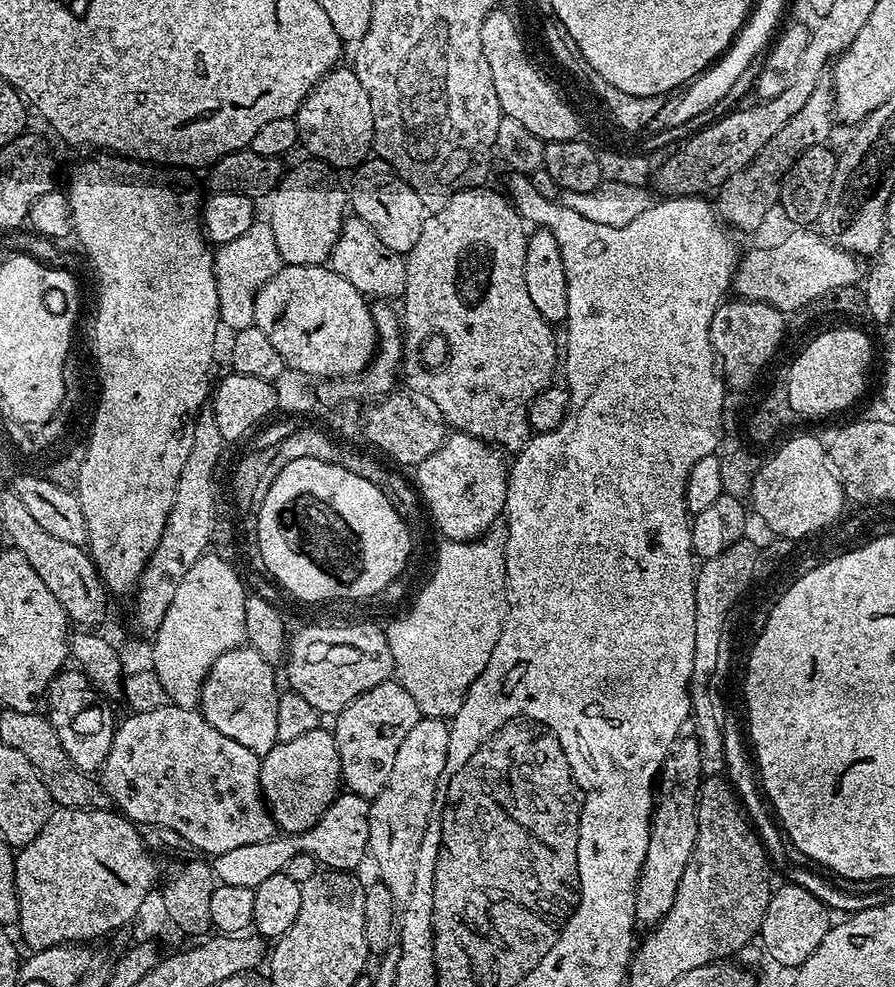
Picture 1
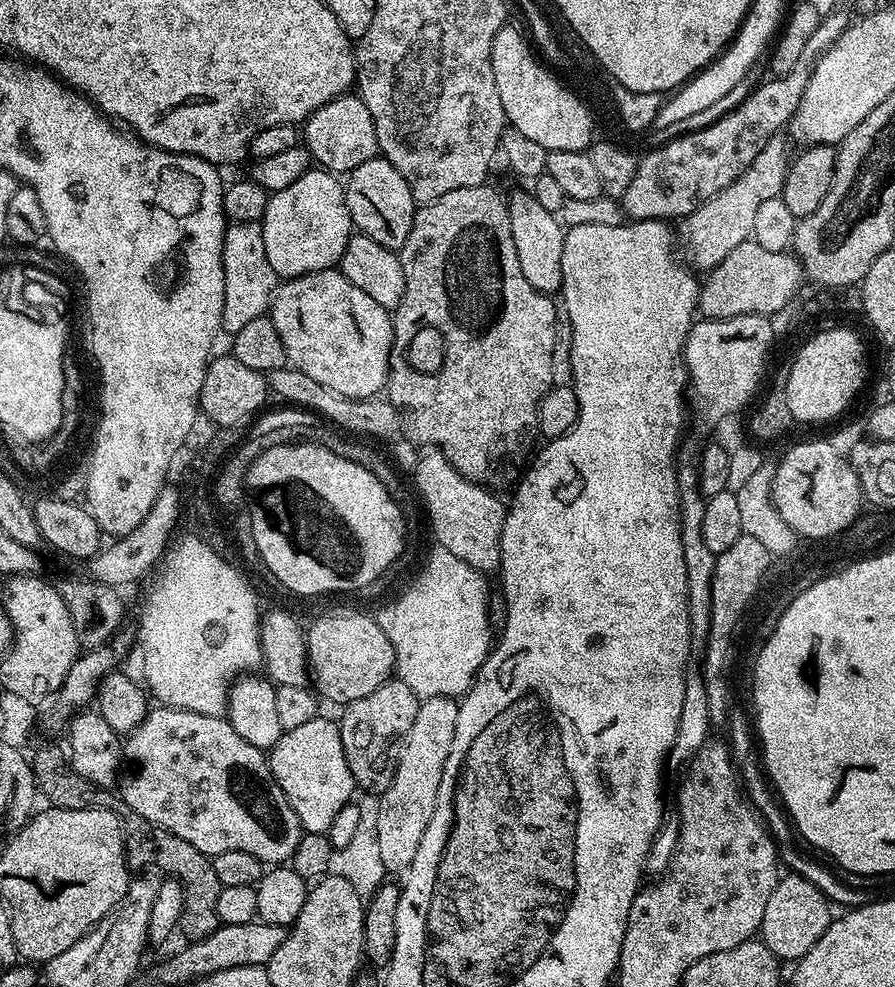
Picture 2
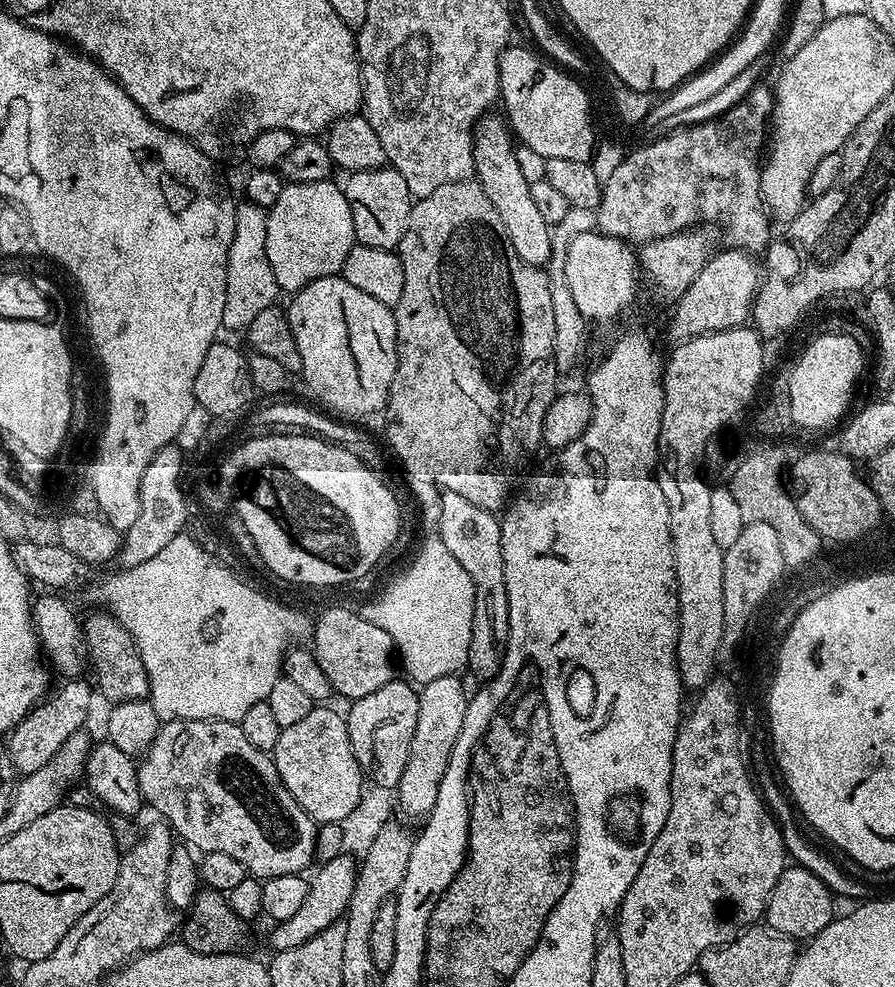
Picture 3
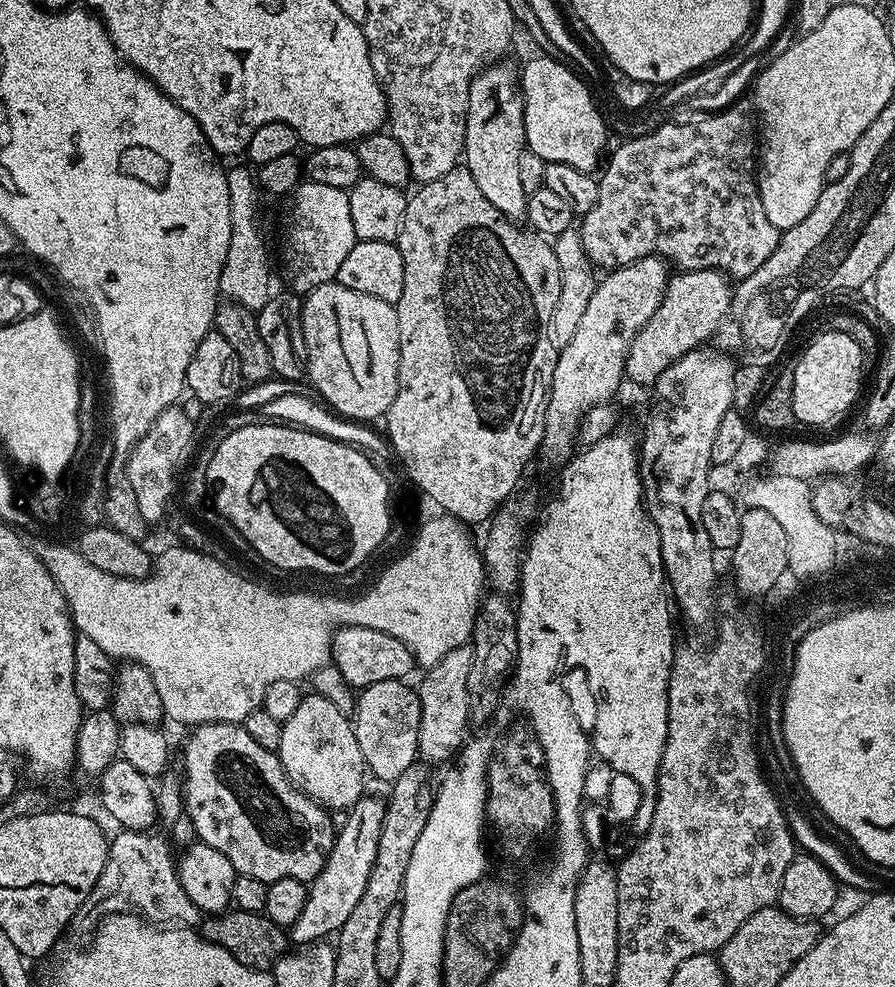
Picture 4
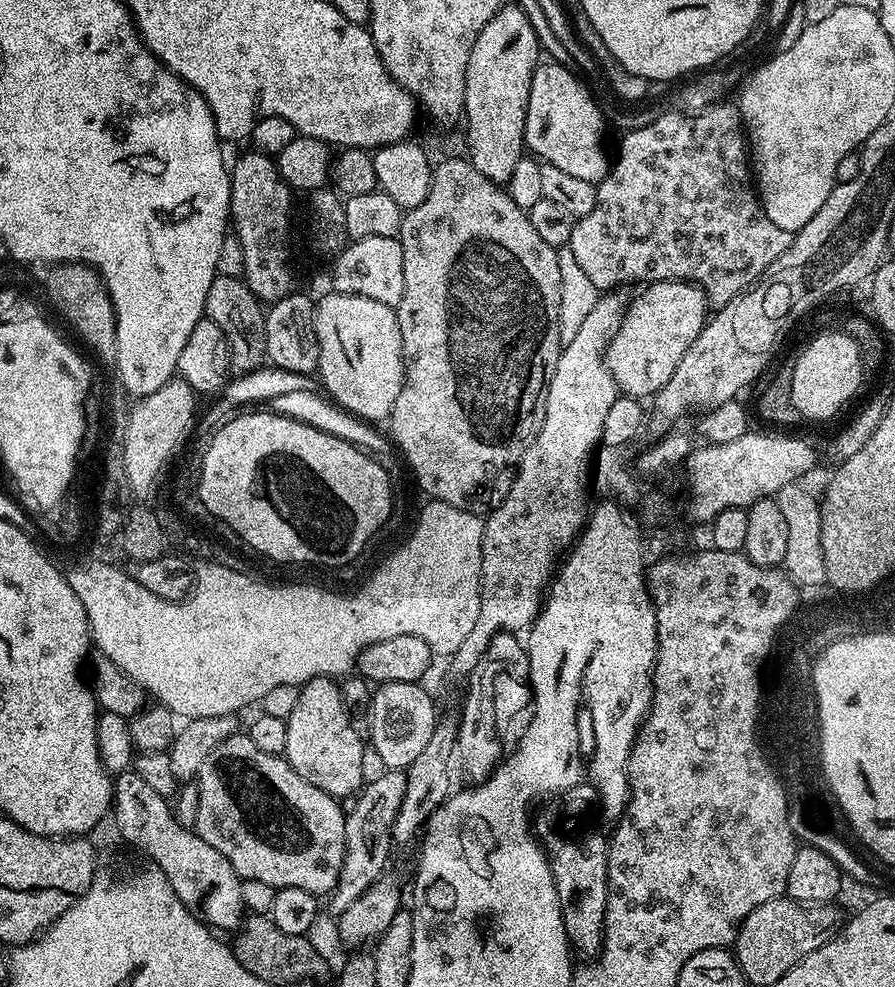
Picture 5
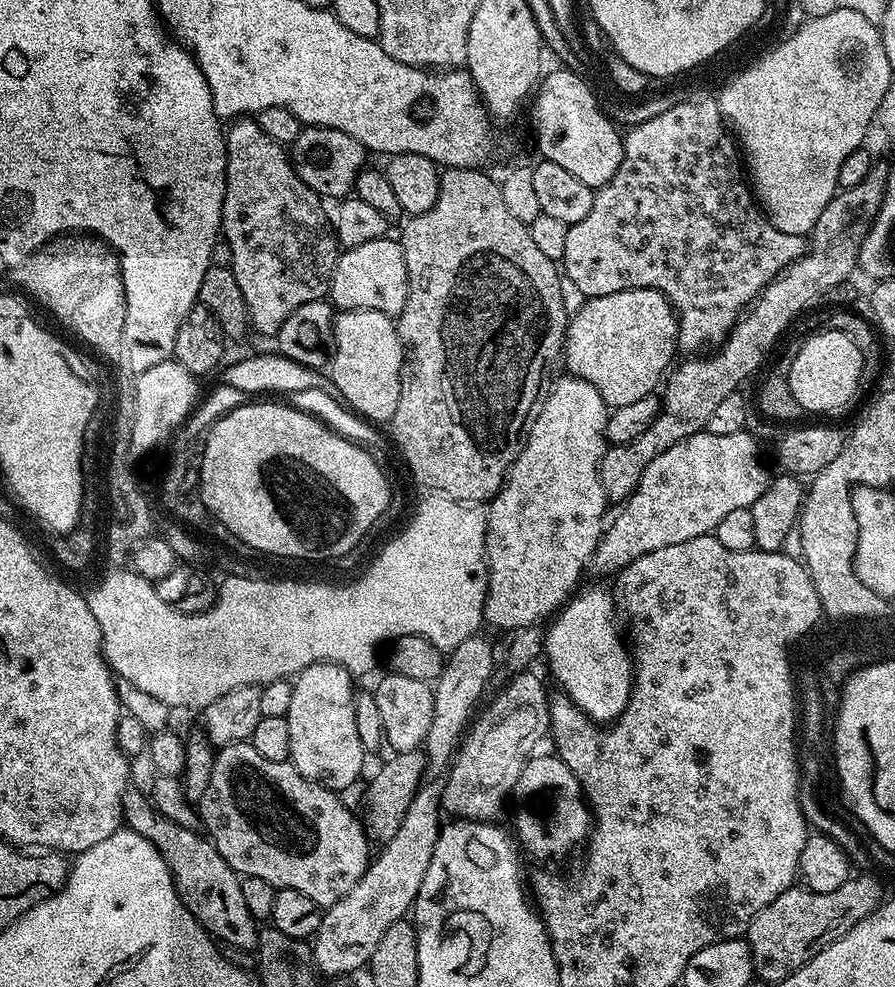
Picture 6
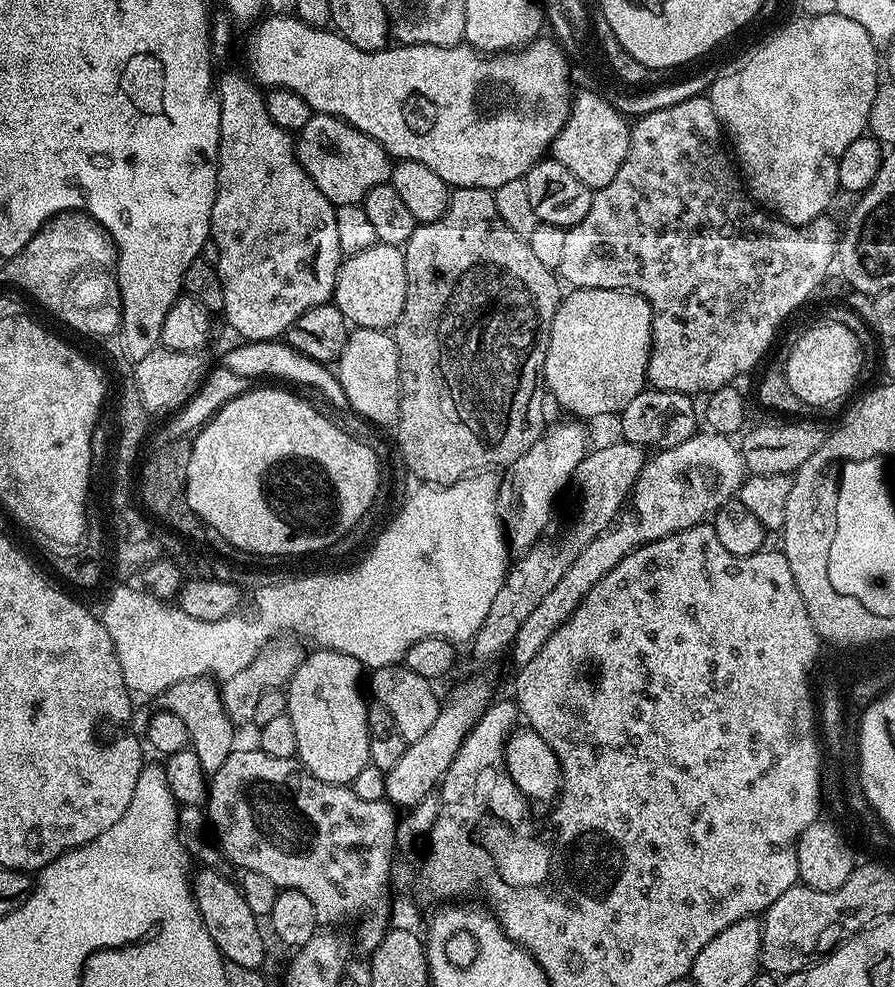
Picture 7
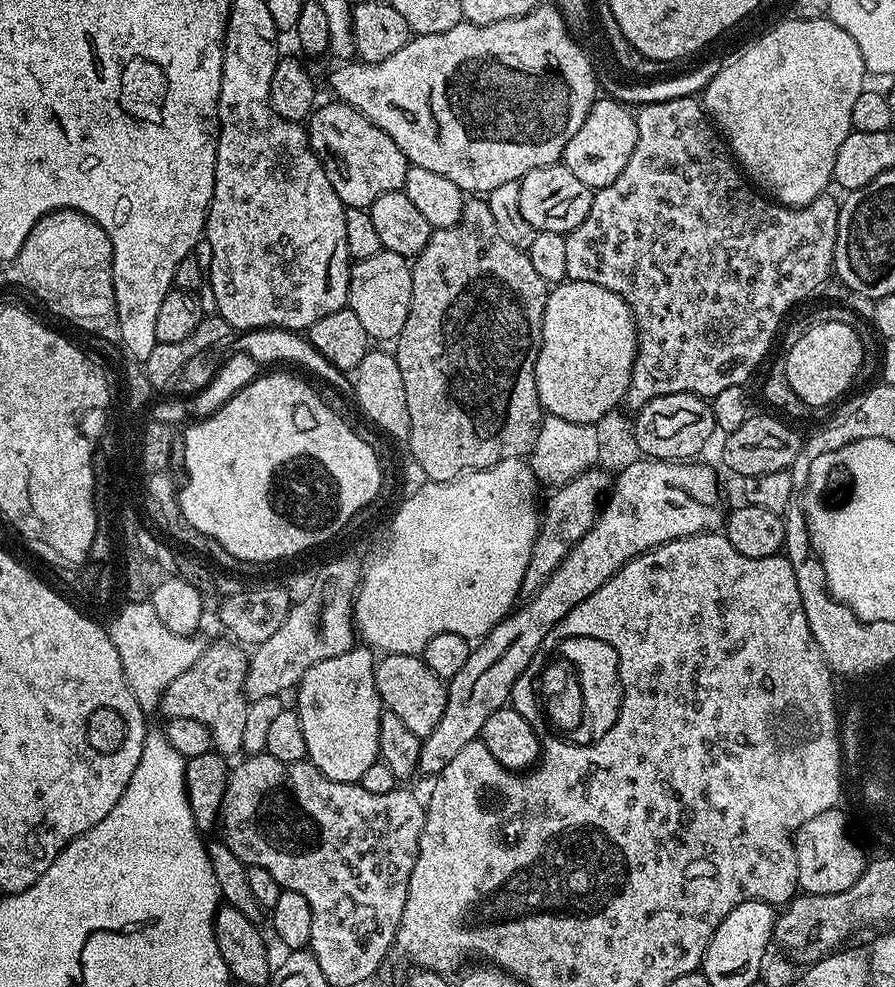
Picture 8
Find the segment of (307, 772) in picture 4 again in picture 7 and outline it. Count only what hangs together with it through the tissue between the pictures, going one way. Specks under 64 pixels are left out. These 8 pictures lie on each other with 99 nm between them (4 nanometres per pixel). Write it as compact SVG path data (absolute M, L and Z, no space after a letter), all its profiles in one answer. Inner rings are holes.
M322 648L305 655L304 661L286 685L287 713L290 722L294 722L294 731L298 737L296 756L302 767L322 782L351 785L363 768L369 765L370 734L366 726L369 701L364 700L364 692L360 689L360 672L361 664L350 658L350 654L335 652L333 648Z

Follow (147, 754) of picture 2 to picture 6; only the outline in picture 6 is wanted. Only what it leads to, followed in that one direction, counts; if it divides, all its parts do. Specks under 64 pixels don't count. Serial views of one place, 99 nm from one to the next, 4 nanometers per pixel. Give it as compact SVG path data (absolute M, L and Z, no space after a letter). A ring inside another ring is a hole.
M251 742L225 744L216 752L210 786L198 802L203 831L240 876L263 878L275 888L289 888L307 894L321 910L341 900L366 874L370 863L370 841L361 817L347 809L339 795L307 780L290 762L270 762L254 750Z

